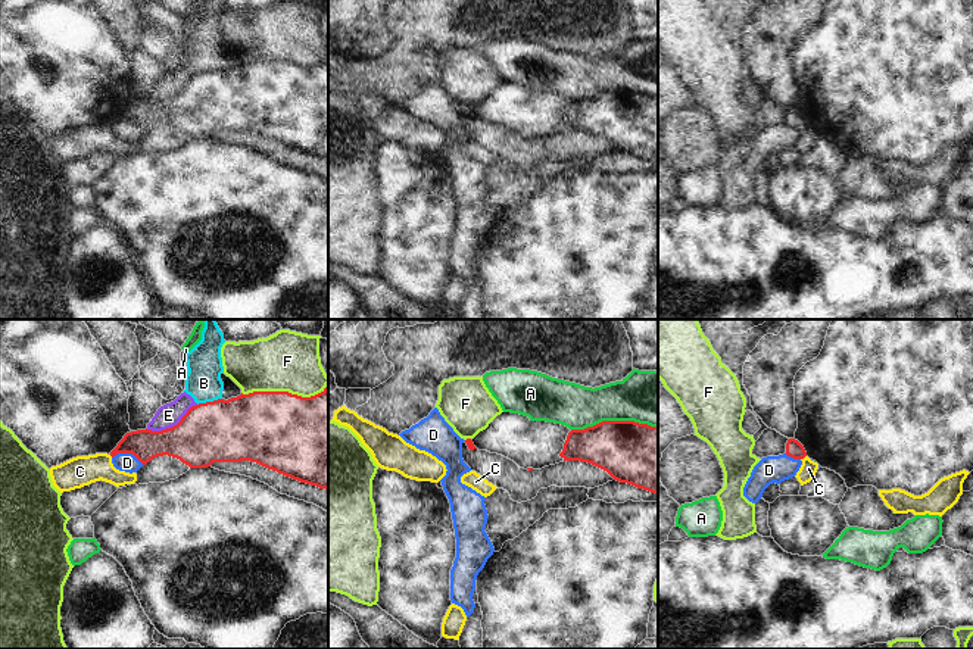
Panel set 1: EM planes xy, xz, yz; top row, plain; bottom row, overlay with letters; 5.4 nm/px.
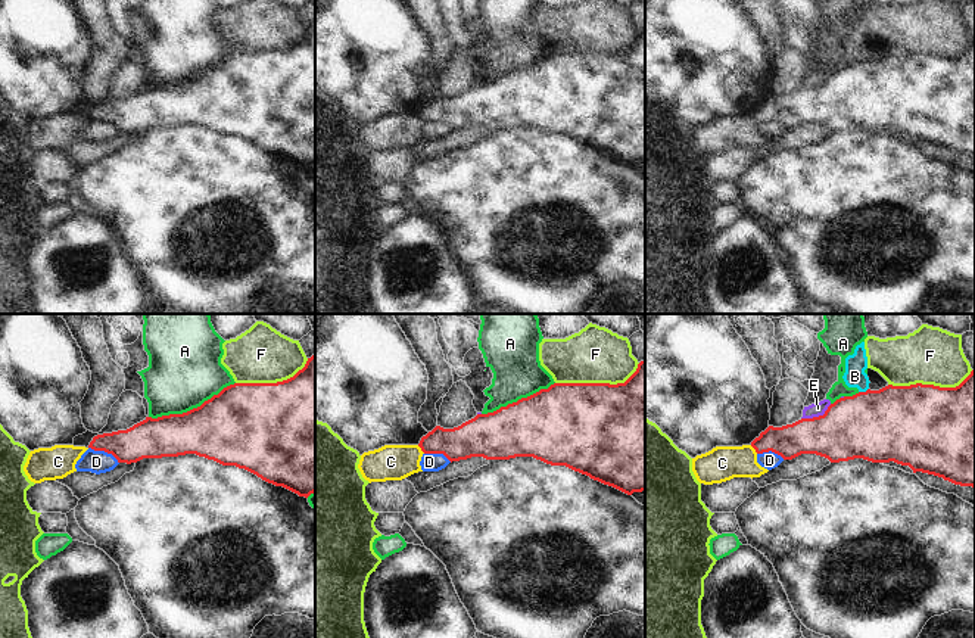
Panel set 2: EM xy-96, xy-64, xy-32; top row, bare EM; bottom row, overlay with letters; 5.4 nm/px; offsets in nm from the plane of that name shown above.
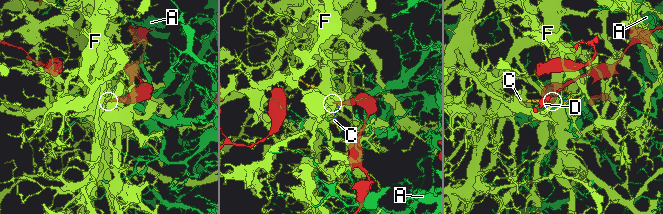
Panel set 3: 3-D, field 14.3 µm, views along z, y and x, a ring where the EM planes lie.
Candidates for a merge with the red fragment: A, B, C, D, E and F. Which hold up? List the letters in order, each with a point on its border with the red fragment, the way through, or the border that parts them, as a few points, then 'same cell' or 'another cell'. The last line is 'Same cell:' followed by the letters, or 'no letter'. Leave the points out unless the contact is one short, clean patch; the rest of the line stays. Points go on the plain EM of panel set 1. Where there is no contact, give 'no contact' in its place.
A: xz (614, 91) | another cell
B: xy (209, 72) | along xy (221, 68), (197, 75) | another cell
C: yz (802, 128) | along yz (805, 125), (801, 130) | another cell
D: xy (128, 122) | along xy (112, 127), (133, 124), (143, 134) | another cell
E: xy (171, 97) | along xy (196, 74), (175, 94), (161, 100), (146, 99) | another cell
F: xy (284, 62) | another cell
Same cell: no letter

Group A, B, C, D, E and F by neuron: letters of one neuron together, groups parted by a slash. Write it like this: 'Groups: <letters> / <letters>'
Groups: A / B C E / D / F

